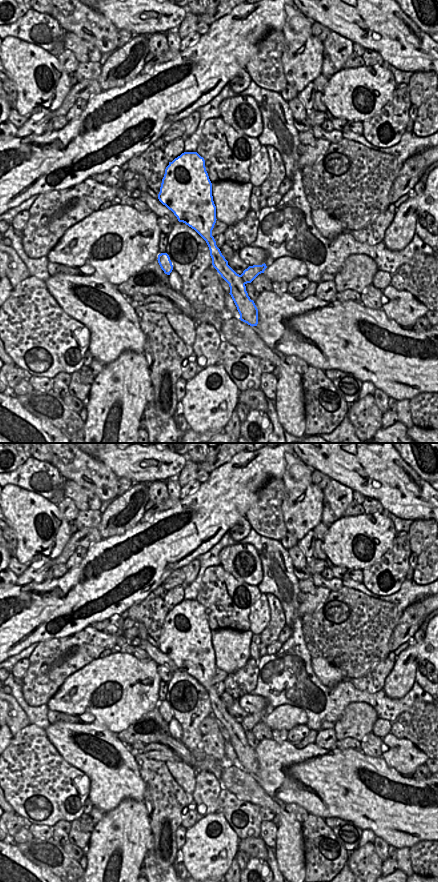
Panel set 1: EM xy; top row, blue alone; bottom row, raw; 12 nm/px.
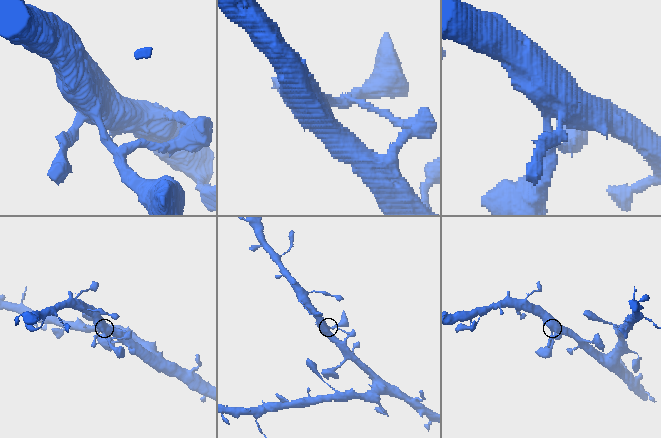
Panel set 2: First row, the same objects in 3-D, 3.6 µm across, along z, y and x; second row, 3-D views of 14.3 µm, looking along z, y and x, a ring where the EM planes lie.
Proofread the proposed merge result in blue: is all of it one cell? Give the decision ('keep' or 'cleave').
keep

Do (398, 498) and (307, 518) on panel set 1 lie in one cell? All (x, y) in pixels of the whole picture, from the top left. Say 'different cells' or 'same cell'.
different cells

